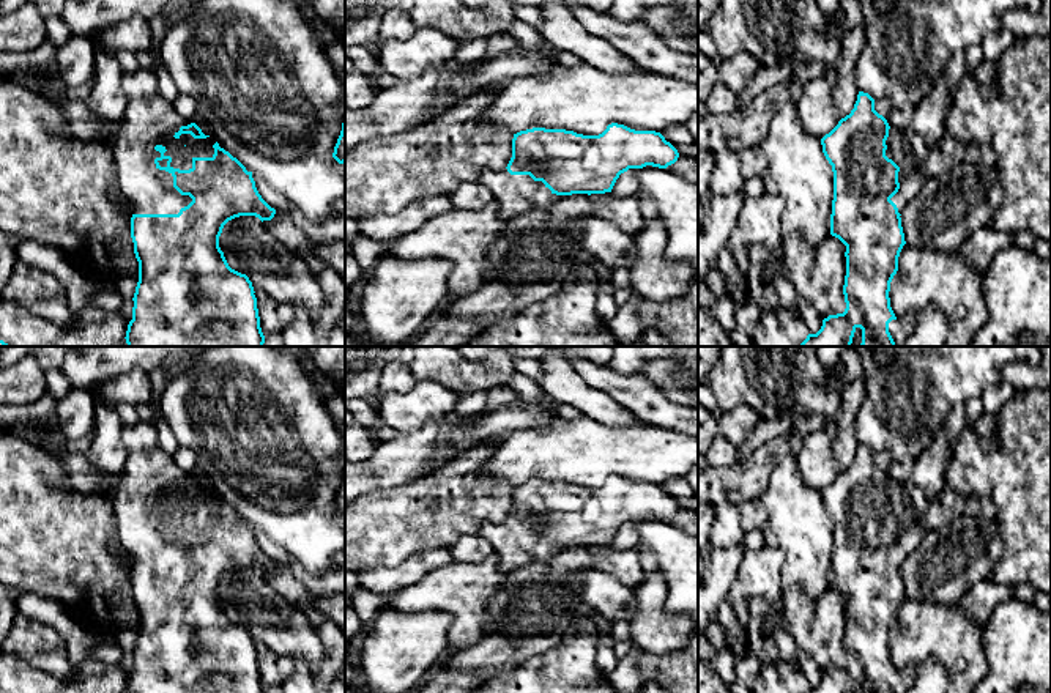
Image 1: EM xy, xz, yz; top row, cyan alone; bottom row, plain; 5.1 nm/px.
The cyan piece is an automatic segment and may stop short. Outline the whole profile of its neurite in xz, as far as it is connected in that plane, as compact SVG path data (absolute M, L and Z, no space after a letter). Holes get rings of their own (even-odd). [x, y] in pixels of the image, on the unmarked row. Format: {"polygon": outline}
{"polygon": "M618 476L599 488L533 480L514 487L507 520L484 526L481 534L493 545L507 575L564 548L611 545L629 521L667 521L678 510L678 502L660 485Z"}

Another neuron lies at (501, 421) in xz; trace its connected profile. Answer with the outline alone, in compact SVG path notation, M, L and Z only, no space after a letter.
M547 395L544 403L528 403L520 400L517 403L495 408L487 414L482 414L473 424L473 435L477 439L484 439L496 435L509 435L520 428L547 427L553 417L558 417L551 406L553 402L555 400Z

